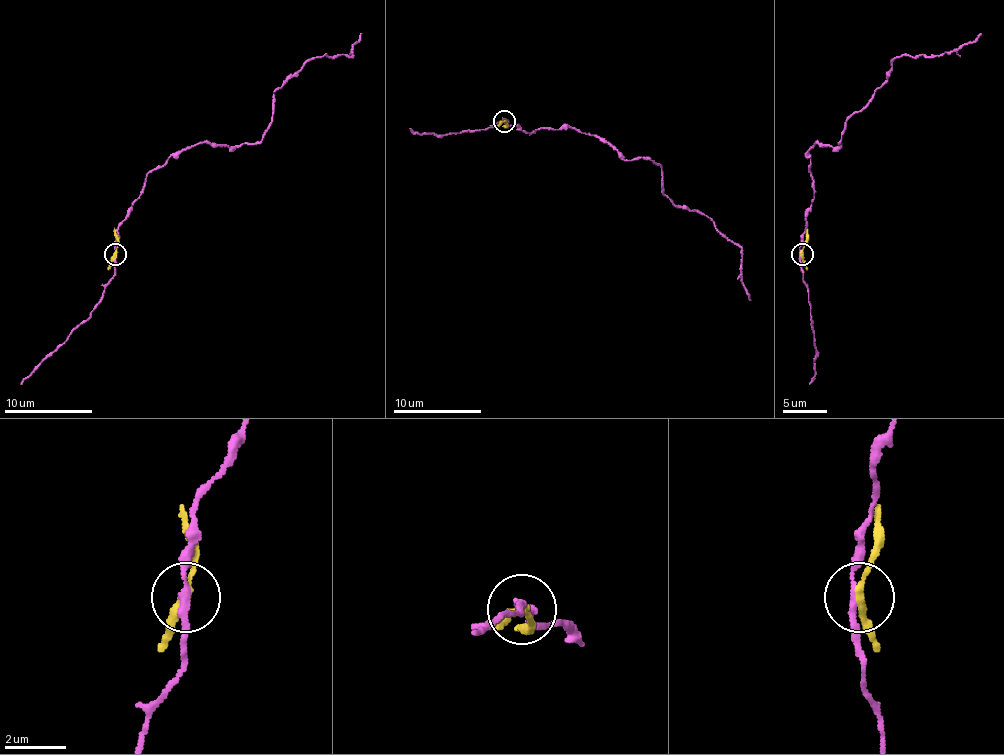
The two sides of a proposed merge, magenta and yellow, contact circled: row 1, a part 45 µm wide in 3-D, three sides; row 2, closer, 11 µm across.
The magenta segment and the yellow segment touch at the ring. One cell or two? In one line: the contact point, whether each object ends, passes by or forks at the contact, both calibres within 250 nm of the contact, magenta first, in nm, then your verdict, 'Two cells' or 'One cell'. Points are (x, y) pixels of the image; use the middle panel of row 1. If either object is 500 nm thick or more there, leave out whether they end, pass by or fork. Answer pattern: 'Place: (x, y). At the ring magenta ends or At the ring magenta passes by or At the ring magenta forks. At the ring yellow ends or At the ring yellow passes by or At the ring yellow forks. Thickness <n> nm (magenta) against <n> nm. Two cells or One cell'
Place: (504, 121). At the ring magenta passes by. At the ring yellow passes by. Thickness 200 nm (magenta) against 240 nm. Two cells

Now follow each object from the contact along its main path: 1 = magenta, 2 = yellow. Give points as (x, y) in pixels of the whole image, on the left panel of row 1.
1: (115, 255), (117, 228), (150, 171), (207, 143), (260, 140), (273, 94), (317, 57), (352, 57), (361, 33)
2: (115, 255), (115, 228)

